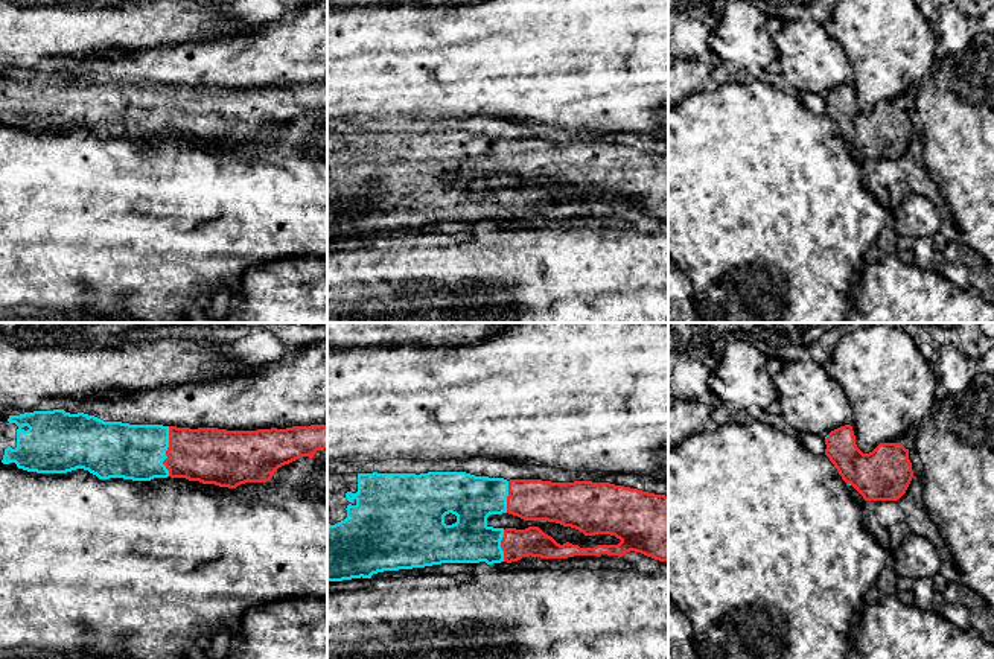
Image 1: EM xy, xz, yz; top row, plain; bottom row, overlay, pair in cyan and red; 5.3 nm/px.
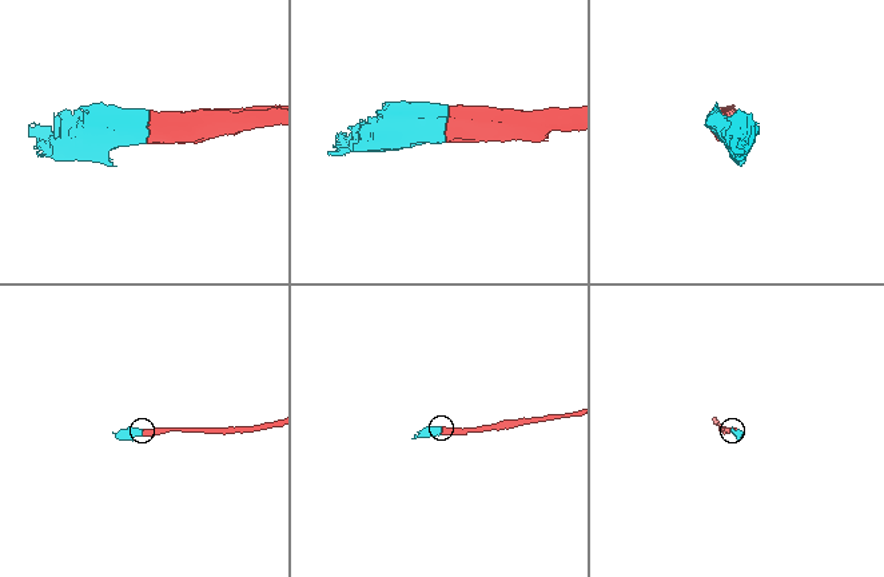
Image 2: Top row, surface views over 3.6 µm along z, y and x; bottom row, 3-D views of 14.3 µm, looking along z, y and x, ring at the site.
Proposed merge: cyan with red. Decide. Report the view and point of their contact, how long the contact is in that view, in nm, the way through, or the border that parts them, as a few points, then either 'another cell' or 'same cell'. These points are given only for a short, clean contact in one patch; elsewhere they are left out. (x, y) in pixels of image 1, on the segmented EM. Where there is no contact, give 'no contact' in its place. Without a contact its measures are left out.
meets cyan in xy at (166, 449); contact 260 nm long; runs through xy (136, 452), (166, 449), (210, 455); same cell

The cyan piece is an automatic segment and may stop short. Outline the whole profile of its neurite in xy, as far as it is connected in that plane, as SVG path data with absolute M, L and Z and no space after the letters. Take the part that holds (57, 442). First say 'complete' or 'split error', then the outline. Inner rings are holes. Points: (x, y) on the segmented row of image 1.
split error; M64 409L33 411L20 415L0 415L0 464L37 473L67 473L88 470L99 479L123 478L151 481L154 478L186 478L202 484L236 489L245 482L271 481L272 473L300 457L314 458L317 450L327 449L327 425L292 426L286 429L227 431L218 428L177 428L163 425L129 425L104 422L84 412Z

